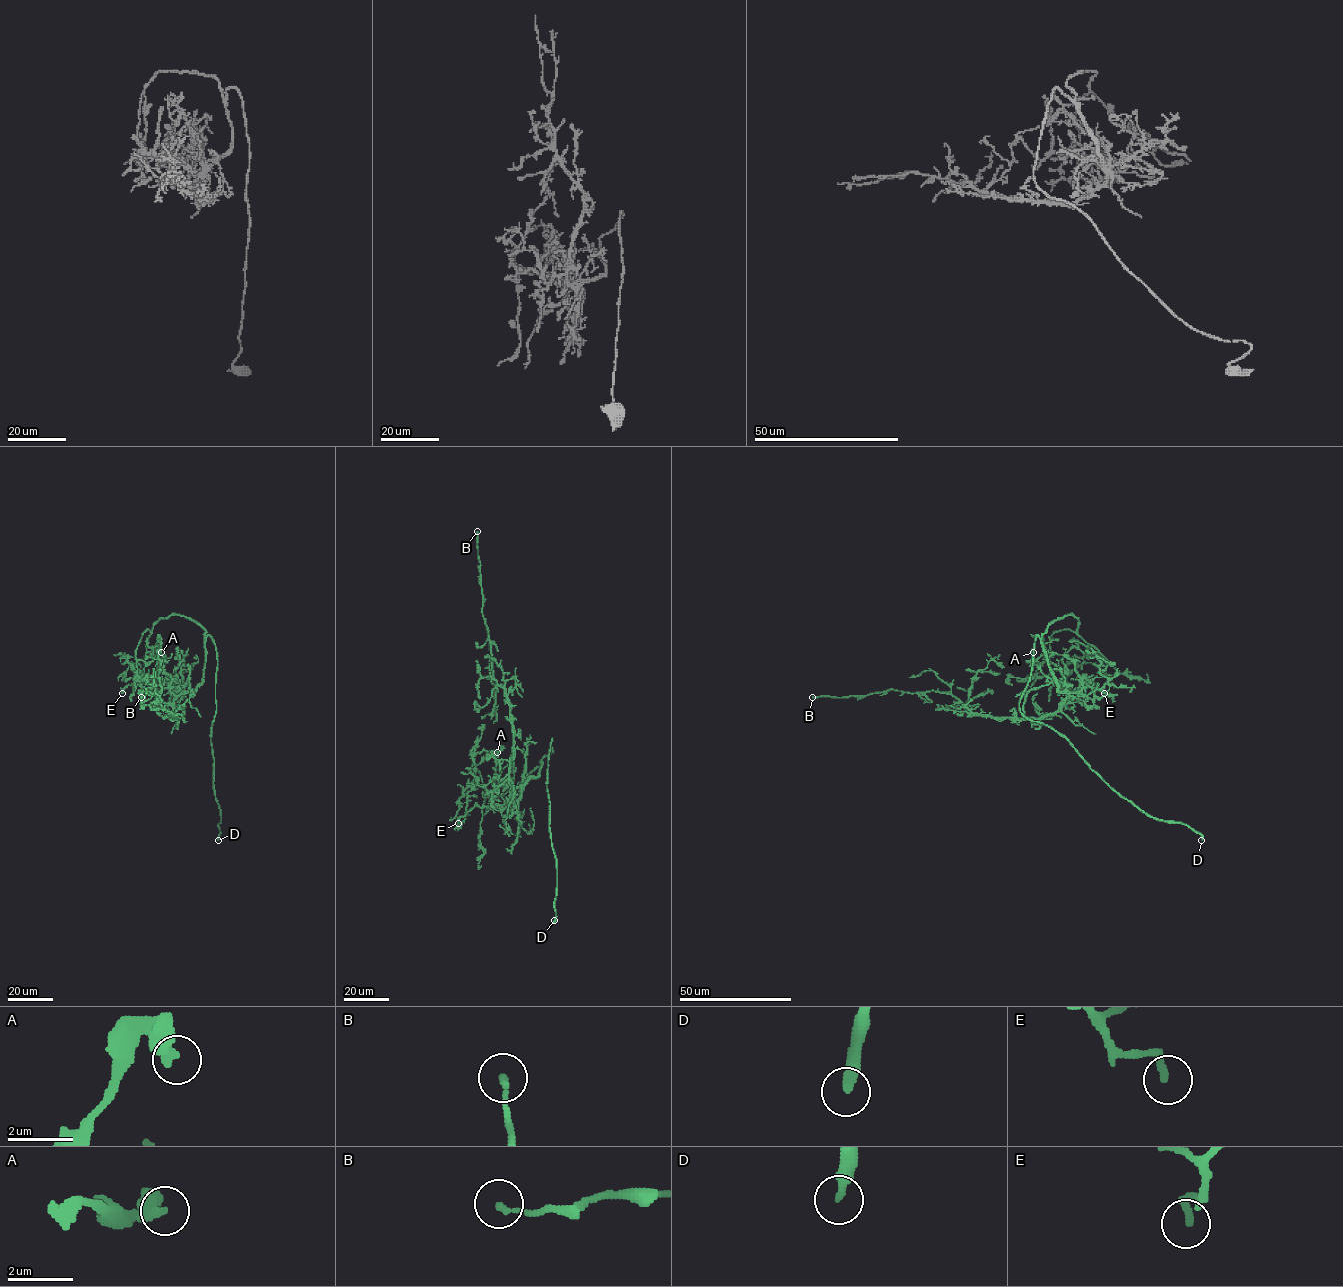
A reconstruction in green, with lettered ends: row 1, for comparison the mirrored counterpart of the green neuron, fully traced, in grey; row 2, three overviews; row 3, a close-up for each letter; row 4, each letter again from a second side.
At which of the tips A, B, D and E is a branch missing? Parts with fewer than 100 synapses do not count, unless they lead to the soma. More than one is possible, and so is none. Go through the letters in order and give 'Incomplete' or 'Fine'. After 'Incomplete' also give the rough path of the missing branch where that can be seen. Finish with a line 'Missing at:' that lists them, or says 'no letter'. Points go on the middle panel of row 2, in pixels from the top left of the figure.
A: Fine
B: Fine
D: Incomplete. Course of what is missing: (554, 920), (552, 917), (546, 937)
E: Fine
Missing at: D

